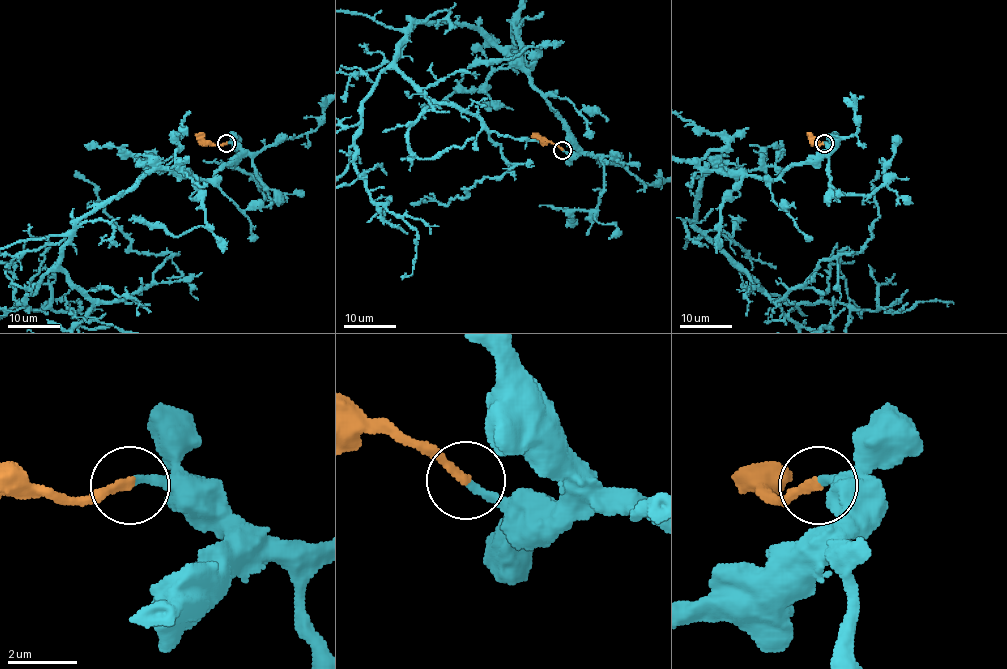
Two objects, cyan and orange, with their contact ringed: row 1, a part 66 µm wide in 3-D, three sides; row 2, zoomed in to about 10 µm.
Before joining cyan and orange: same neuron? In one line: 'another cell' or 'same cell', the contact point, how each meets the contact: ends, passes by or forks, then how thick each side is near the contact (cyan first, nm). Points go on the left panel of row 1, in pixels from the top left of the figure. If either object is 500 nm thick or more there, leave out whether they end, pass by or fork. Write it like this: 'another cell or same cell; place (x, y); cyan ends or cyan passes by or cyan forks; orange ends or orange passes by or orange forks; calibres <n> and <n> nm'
same cell; place (226, 143); cyan ends; orange ends; calibres 220 and 240 nm

